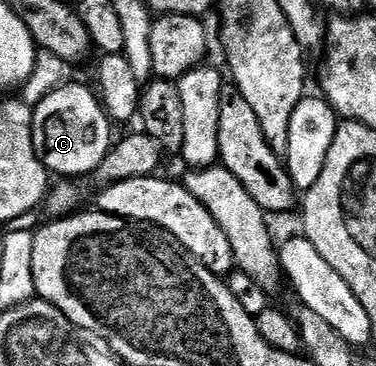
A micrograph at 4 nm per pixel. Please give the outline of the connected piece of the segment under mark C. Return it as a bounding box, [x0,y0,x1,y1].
[33,85,113,180]

